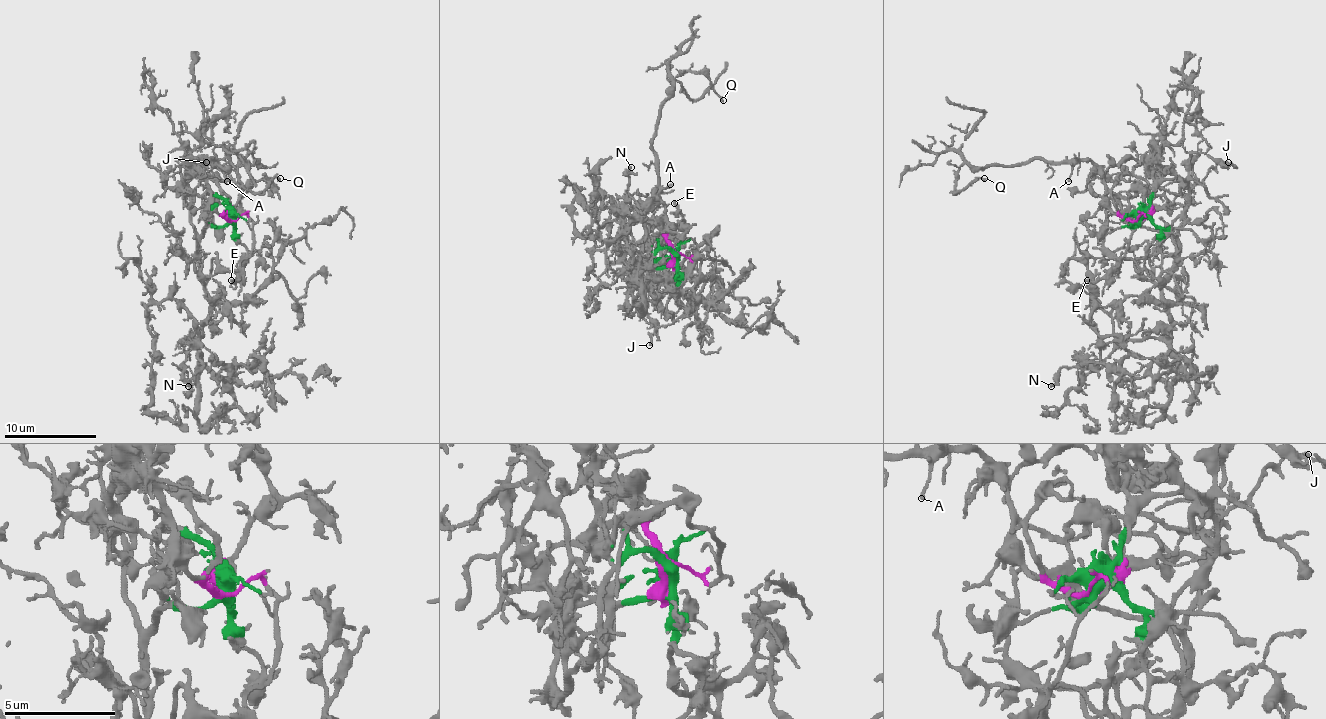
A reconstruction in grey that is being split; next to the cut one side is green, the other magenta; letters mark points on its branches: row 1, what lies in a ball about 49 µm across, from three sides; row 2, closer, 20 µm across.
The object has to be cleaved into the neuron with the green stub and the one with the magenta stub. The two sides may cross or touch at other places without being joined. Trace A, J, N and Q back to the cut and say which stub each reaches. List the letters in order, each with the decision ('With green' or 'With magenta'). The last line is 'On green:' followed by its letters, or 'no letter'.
A: With magenta
J: With green
N: With green
Q: With magenta
On green: J, N

